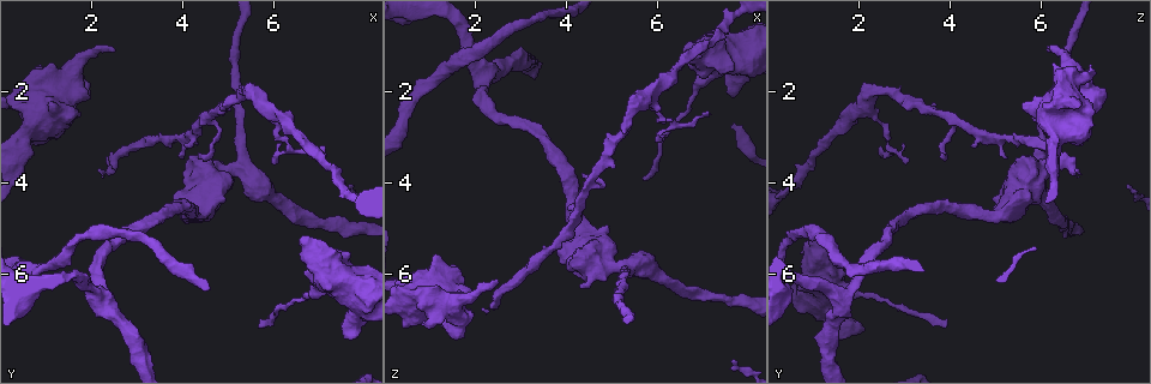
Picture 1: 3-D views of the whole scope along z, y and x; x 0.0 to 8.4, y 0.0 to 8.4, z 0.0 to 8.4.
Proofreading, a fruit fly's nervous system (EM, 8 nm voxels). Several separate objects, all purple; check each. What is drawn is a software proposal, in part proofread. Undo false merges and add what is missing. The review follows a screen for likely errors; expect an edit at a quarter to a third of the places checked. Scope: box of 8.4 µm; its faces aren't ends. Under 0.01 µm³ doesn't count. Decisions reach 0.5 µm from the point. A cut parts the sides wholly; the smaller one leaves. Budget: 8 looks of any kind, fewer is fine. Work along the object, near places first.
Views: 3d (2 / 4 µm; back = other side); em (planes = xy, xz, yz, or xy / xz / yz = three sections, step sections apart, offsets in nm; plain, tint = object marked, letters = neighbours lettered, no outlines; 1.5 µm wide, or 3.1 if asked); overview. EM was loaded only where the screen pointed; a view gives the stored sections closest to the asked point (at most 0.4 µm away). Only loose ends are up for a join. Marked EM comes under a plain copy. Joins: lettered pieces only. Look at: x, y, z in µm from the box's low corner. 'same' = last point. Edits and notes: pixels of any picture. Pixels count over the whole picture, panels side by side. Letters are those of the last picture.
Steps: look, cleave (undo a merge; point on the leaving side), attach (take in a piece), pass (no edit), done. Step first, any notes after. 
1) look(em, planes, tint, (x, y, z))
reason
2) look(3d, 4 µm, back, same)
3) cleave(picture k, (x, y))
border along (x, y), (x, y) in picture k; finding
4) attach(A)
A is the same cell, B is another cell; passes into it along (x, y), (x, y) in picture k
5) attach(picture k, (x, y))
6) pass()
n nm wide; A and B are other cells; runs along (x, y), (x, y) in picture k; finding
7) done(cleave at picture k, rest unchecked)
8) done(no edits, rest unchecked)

look(3d, 2 µm, (5.25, 3.65, 5.90))
sharp bend

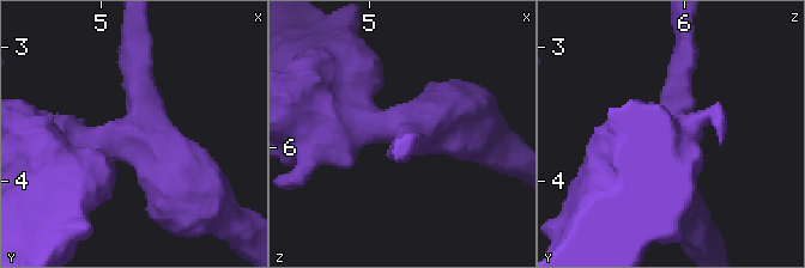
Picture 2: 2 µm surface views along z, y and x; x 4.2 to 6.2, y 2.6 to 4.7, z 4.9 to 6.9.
look(em, yz, step 4, tint, (5.26, 3.62, 5.90))
3 arms

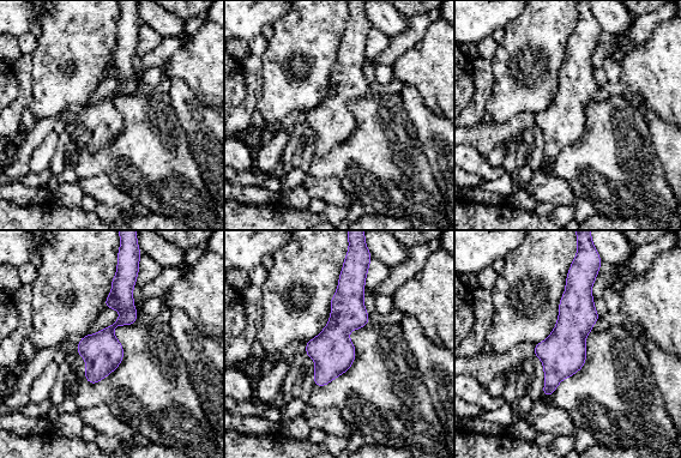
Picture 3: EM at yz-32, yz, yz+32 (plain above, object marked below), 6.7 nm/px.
look(em, planes, letters, same)
another direction

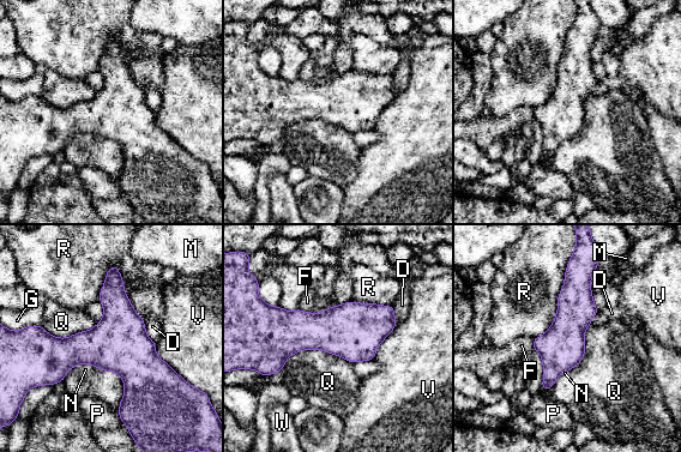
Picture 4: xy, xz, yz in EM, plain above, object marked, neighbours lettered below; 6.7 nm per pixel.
pass()
300 nm wide; D, F, G, M, N, P, Q, R, V and W are other cells; border along (351, 363), (302, 349), (282, 369) in picture 4; continuous, no second neuron

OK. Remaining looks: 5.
look(em, planes, letters, (5.75, 7.05, 3.95))
tapers out

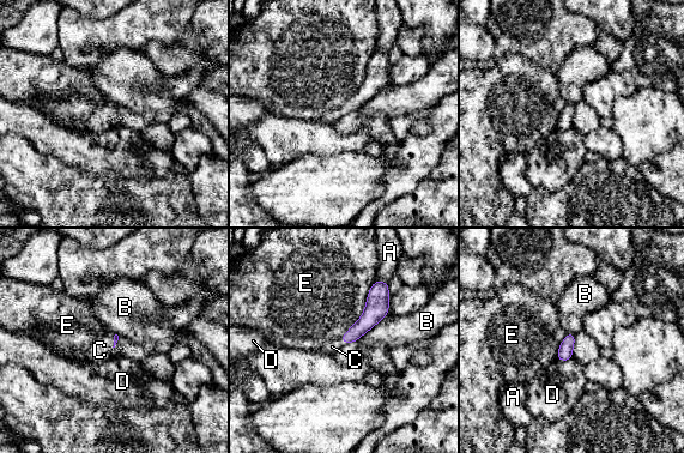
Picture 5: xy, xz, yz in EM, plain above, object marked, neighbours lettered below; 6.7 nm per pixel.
attach(C)
E touches over 460 nm; C is the same cell, A, B, D and E are other cells; passes into it along (370, 316), (342, 339), (332, 346) in picture 5; it goes on there

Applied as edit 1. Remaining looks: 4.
look(em, xz, step 4, tint, (1.65, 2.15, 7.40))
stops while still wide

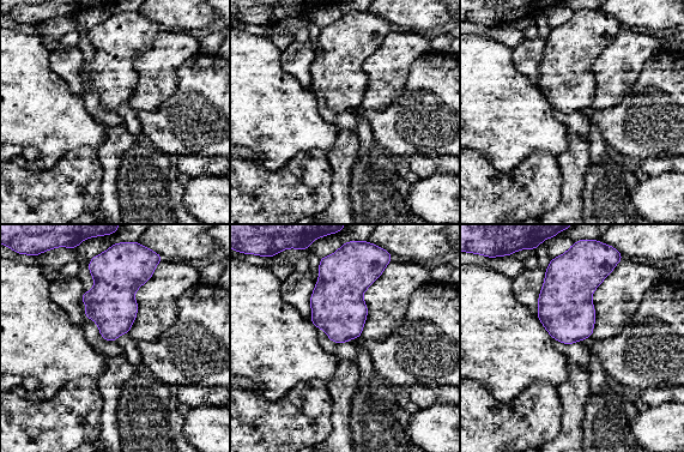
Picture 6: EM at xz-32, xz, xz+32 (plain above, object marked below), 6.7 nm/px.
look(em, planes, letters, same)

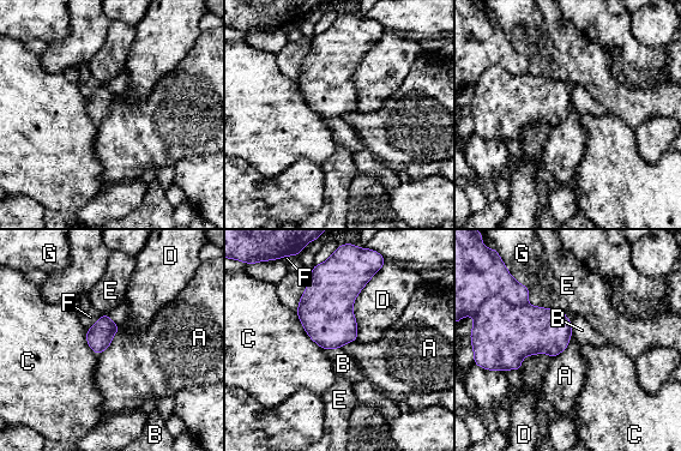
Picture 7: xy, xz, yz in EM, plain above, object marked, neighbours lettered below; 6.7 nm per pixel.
pass()
A, B, C, D, E, F and G are other cells; no lettered piece goes on from it

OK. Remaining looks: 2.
done(attach at picture 5, rest unchecked)

